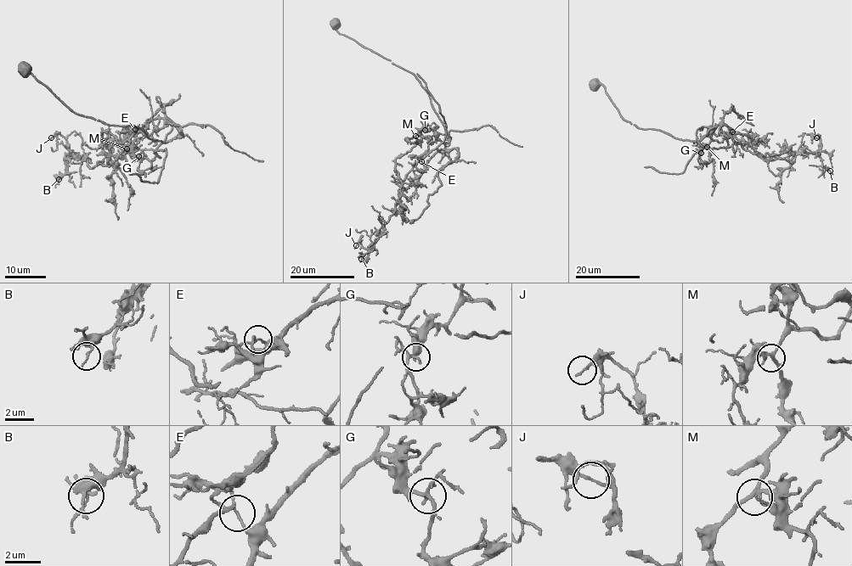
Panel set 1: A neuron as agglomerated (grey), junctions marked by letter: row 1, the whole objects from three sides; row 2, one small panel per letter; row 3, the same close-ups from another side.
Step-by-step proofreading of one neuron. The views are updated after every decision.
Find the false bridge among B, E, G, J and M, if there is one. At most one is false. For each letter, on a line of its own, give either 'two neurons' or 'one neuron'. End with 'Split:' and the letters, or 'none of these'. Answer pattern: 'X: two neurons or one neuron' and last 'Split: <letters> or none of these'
B: one neuron
E: two neurons
G: one neuron
J: one neuron
M: one neuron
Split: E

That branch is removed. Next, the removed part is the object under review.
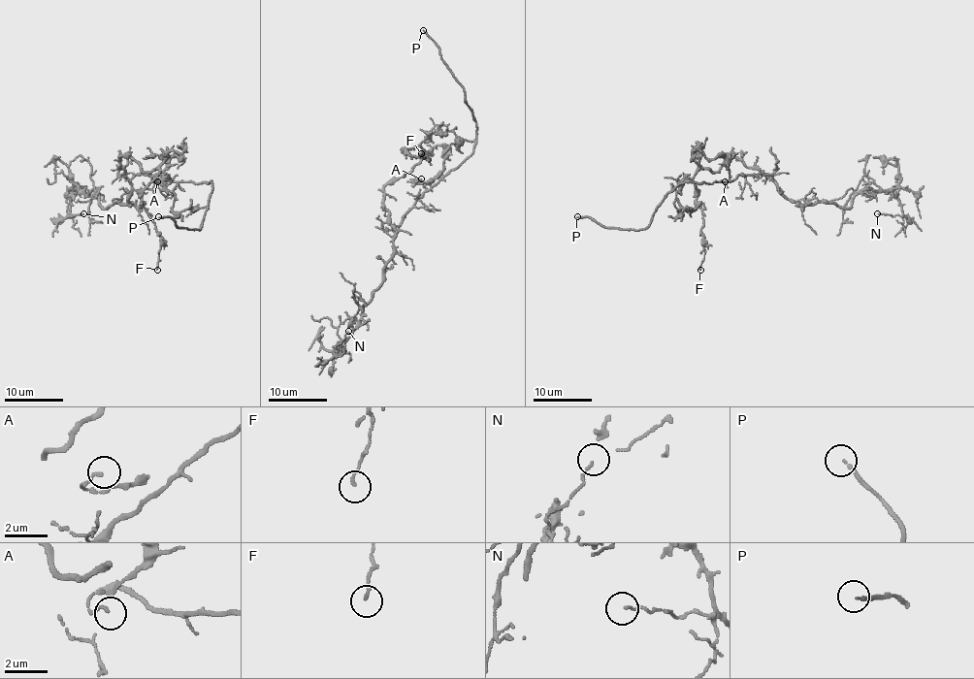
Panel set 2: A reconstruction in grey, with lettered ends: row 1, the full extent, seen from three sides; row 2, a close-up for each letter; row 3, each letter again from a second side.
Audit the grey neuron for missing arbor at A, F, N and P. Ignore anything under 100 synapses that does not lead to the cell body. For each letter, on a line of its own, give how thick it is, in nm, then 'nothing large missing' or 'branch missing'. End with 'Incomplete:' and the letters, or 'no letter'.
A: 120 nm | nothing large missing
F: 110 nm | nothing large missing
N: 90 nm | nothing large missing
P: 120 nm | branch missing
Incomplete: P

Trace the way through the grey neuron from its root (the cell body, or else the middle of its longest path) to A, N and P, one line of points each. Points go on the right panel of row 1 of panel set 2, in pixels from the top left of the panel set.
A: (756, 175), (772, 178), (732, 157), (719, 172), (701, 169), (692, 150), (722, 157), (730, 176), (725, 181)
N: (756, 175), (770, 175), (799, 204), (848, 208), (860, 192), (887, 190), (902, 213), (877, 213)
P: (756, 175), (739, 175), (728, 181), (681, 181), (652, 221), (638, 230), (610, 229), (577, 216)

